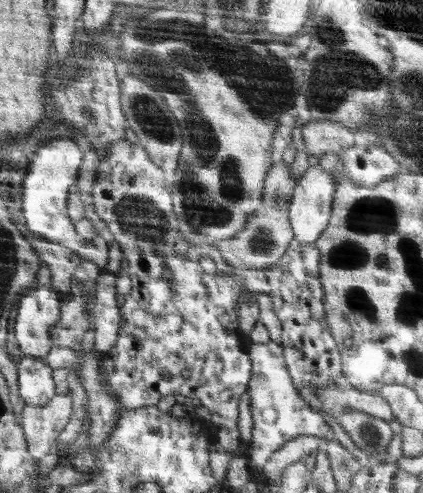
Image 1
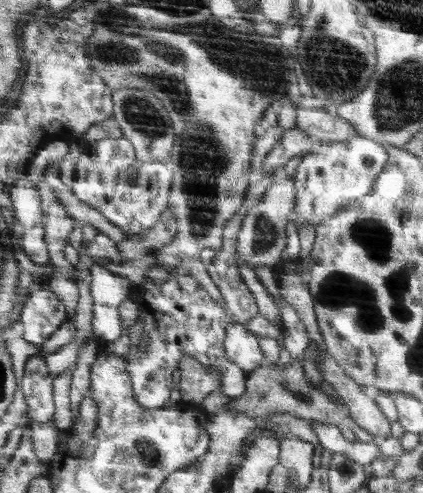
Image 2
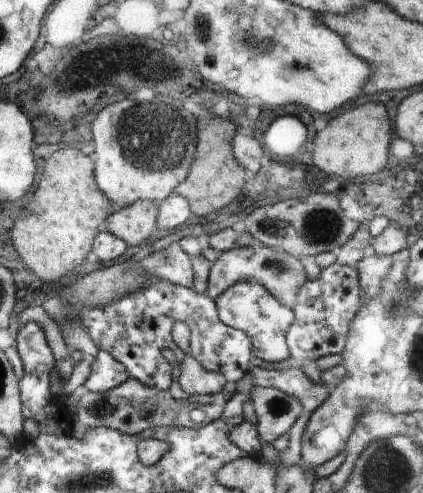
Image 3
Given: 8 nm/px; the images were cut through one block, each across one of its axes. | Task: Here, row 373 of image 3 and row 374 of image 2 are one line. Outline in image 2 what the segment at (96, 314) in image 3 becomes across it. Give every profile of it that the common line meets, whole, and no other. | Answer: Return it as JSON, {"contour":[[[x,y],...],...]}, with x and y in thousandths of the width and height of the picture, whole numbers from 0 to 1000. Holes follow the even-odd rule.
{"contour":[[[416,550],[378,578],[345,560],[329,584],[317,613],[326,619],[326,651],[340,653],[336,669],[350,682],[350,696],[329,706],[307,702],[307,718],[296,724],[298,755],[310,769],[322,813],[355,830],[395,824],[411,779],[407,755],[421,748],[435,724],[459,726],[478,742],[515,751],[525,799],[553,809],[577,799],[577,748],[544,732],[534,718],[532,688],[544,639],[473,582],[468,568],[454,558],[426,558],[426,550]]]}

